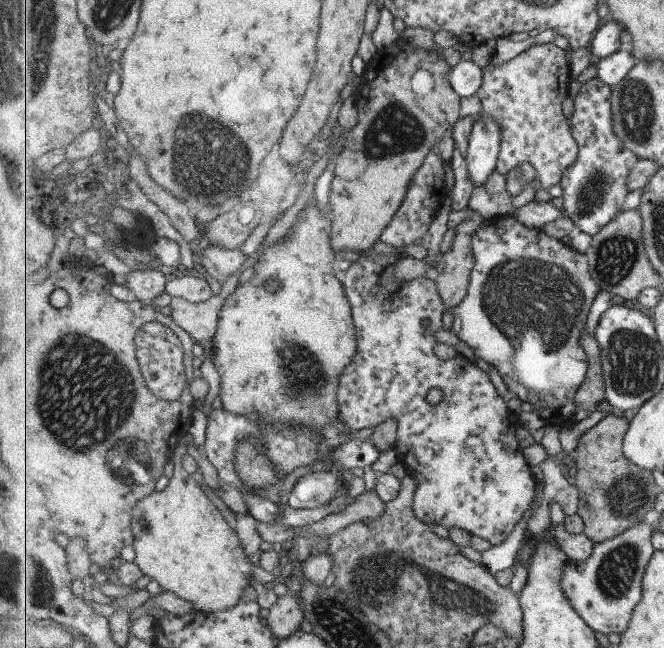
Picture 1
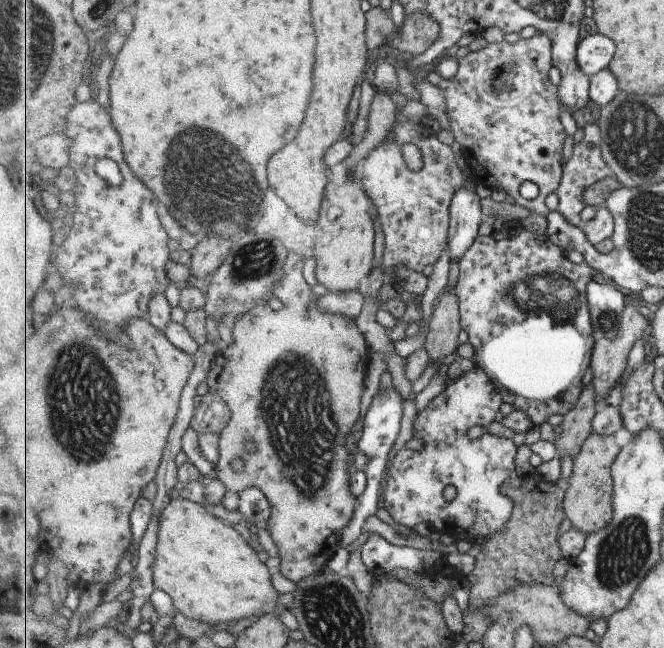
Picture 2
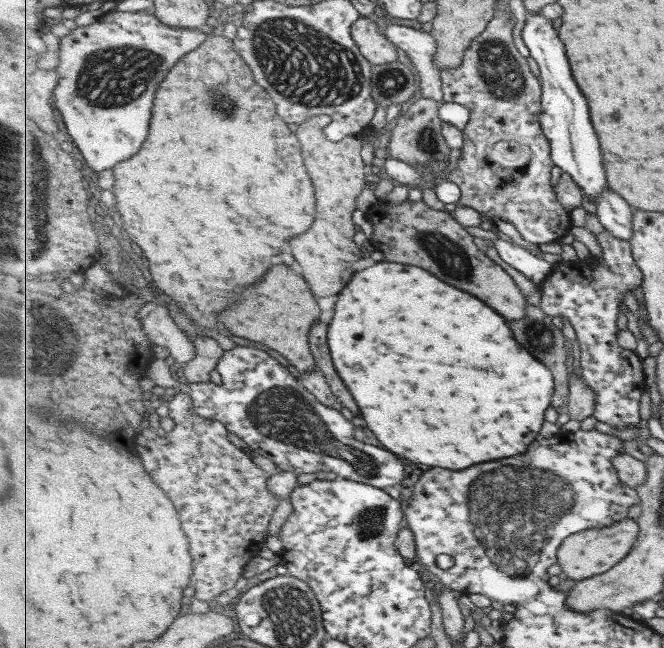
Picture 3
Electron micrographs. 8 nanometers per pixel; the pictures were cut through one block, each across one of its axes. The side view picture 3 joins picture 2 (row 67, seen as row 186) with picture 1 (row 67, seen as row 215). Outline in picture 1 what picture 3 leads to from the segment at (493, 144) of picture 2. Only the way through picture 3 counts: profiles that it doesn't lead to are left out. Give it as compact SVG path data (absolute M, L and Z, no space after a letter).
M552 43L537 44L505 64L500 66L490 64L482 69L483 82L477 92L482 104L481 113L498 123L502 135L496 171L506 175L518 165L530 163L537 170L538 185L548 191L551 198L559 193L558 188L566 171L578 161L579 155L579 146L571 131L572 126L563 112L563 102L569 96L567 91L572 82L568 61L563 48Z

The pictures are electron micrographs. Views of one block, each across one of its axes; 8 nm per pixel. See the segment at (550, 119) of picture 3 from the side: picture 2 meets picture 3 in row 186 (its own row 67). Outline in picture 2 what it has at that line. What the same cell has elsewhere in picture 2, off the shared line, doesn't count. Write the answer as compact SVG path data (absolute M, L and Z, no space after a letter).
M603 33L589 35L578 48L578 63L590 77L606 69L615 56L615 42Z

